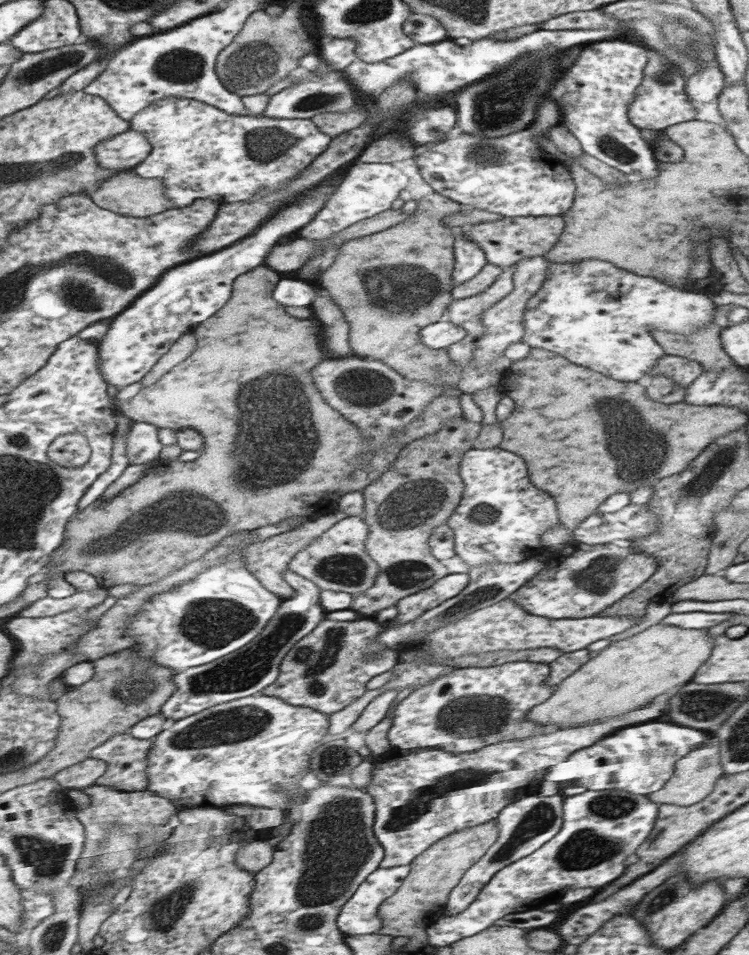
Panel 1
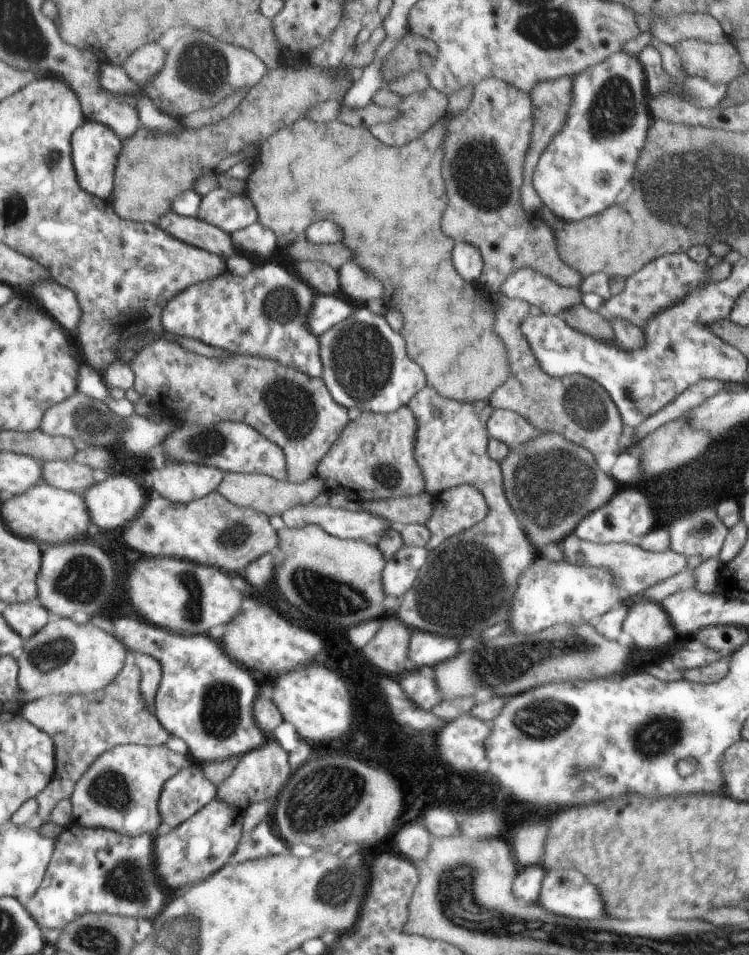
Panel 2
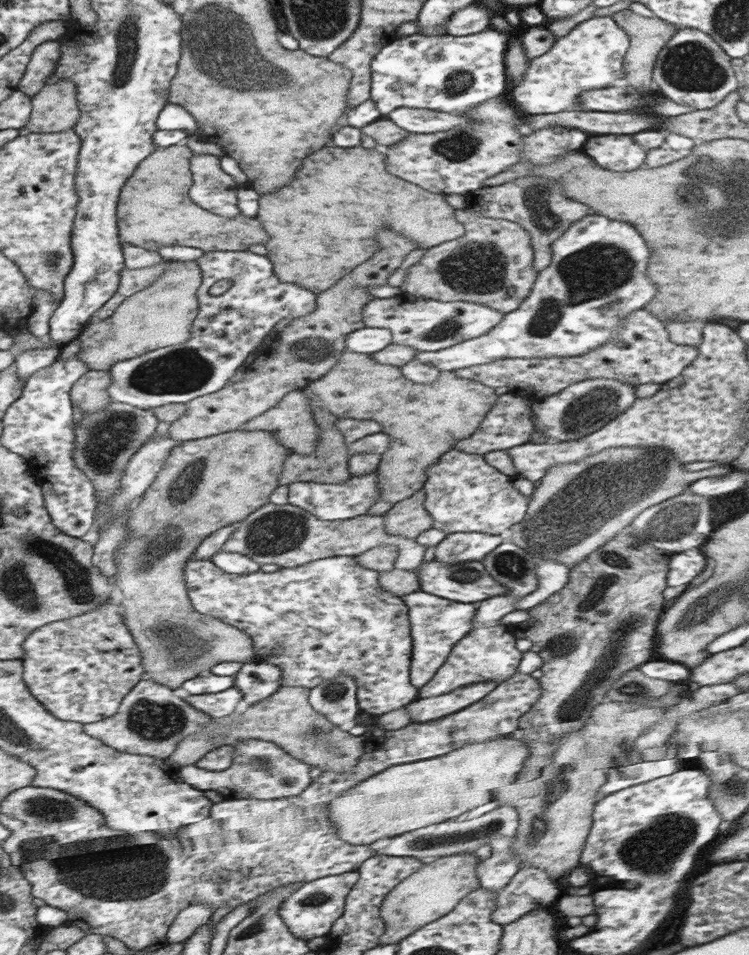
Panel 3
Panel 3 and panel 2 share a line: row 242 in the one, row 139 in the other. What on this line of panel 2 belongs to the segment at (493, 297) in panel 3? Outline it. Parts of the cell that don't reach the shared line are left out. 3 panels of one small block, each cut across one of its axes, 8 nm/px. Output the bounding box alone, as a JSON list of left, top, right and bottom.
[440,78,583,292]

